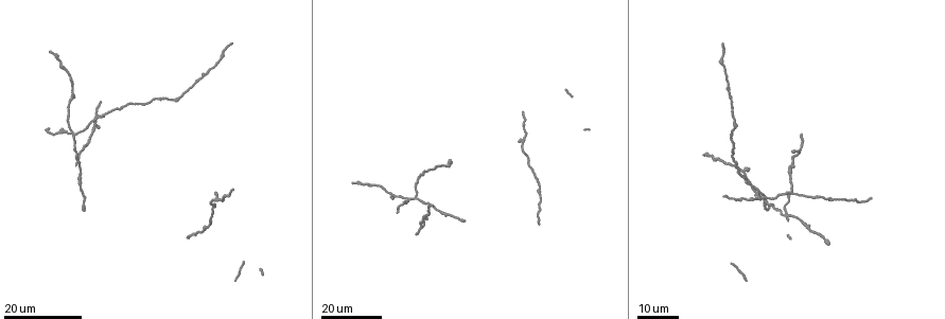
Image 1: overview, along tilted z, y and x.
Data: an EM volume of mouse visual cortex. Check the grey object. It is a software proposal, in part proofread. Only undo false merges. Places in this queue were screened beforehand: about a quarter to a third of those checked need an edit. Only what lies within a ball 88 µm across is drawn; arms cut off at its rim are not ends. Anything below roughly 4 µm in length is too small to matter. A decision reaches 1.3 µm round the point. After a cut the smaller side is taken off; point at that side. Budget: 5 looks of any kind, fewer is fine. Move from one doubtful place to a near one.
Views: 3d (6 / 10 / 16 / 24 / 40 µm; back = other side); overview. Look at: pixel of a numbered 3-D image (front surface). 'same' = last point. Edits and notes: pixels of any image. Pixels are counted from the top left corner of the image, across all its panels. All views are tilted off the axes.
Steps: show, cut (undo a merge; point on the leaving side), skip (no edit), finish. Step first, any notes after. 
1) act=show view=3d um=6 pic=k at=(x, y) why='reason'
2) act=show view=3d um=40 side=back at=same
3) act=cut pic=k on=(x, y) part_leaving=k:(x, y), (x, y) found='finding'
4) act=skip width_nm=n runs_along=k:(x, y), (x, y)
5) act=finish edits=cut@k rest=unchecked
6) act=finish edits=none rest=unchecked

act=show view=3d um=24 pic=1 at=(214, 199) why='three arms meet'

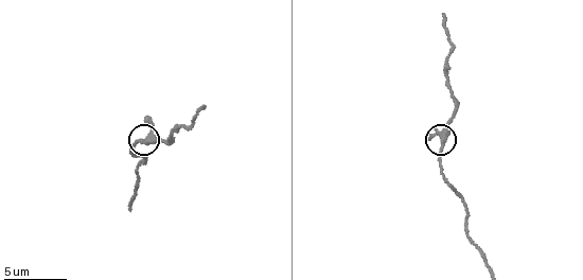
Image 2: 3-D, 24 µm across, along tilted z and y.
act=show view=3d um=6 pic=2 at=(147, 139)

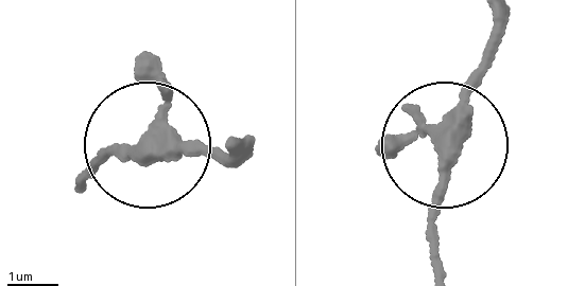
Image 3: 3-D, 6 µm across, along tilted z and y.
act=skip width_nm=310 found='continuous, no second cell'

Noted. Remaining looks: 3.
act=show view=3d um=16 pic=1 at=(76, 159) why='looks like a crossing'

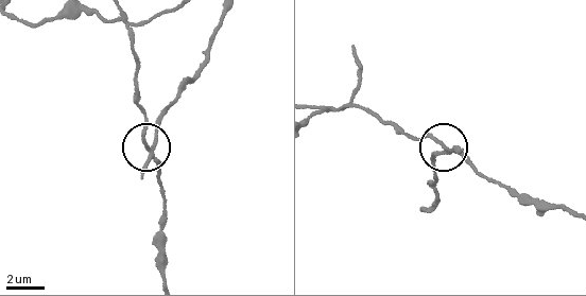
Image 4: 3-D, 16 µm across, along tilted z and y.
act=show view=3d um=6 pic=4 at=(153, 154) why='zoom in'

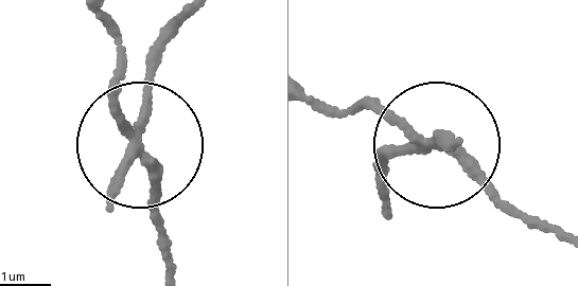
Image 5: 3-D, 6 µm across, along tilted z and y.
act=cut pic=5 on=(152, 68) side_arm_um=16 part_leaving=5:(134, 144), (145, 73), (179, 15) found='a second cell is stuck on'

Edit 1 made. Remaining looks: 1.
act=finish edits=cut@5 rest=unchecked

